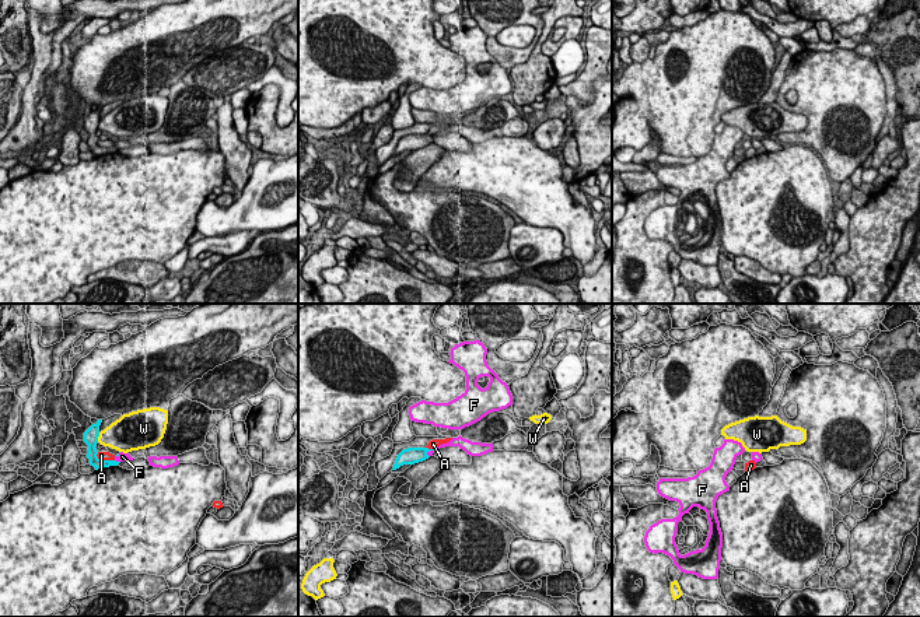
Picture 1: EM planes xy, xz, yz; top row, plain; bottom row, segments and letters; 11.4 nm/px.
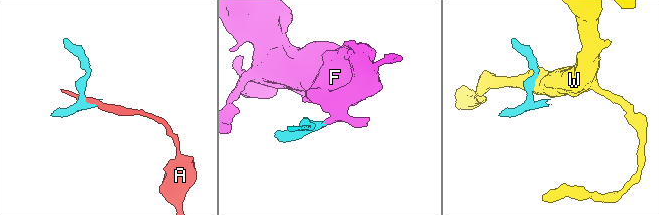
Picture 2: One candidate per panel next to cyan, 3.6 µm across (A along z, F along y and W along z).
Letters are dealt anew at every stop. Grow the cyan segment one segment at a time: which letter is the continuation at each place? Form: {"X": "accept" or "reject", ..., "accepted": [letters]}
{"A": "reject", "F": "accept", "W": "reject", "accepted": ["F"]}

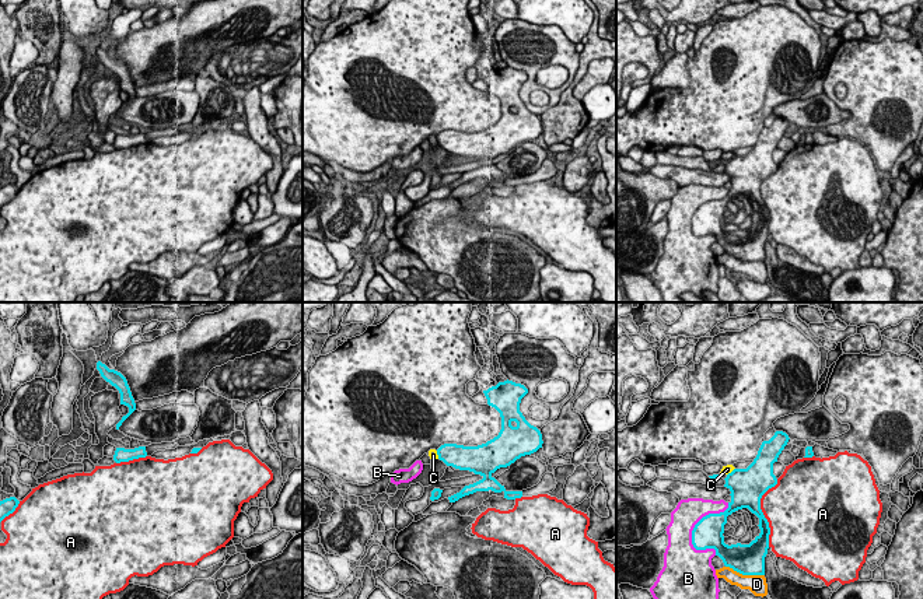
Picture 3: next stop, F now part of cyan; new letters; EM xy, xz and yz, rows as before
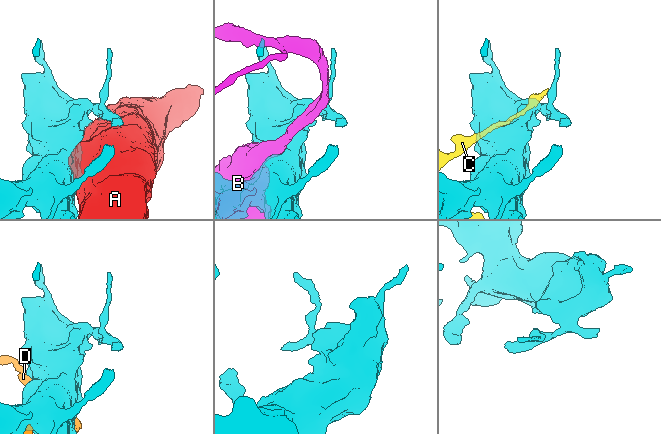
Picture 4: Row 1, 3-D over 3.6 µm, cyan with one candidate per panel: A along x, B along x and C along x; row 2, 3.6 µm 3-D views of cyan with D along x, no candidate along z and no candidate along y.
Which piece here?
{"A": "reject", "B": "reject", "C": "reject", "D": "reject", "accepted": []}

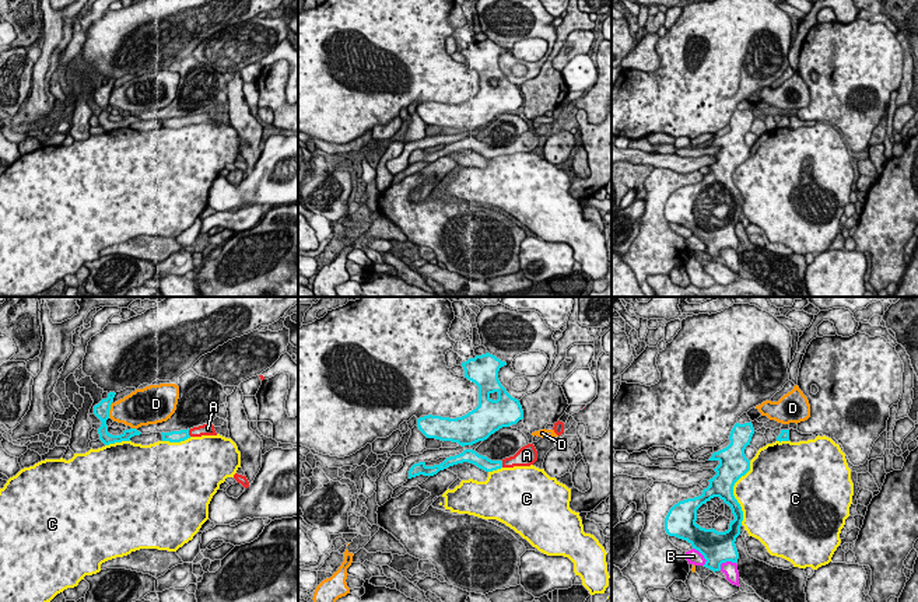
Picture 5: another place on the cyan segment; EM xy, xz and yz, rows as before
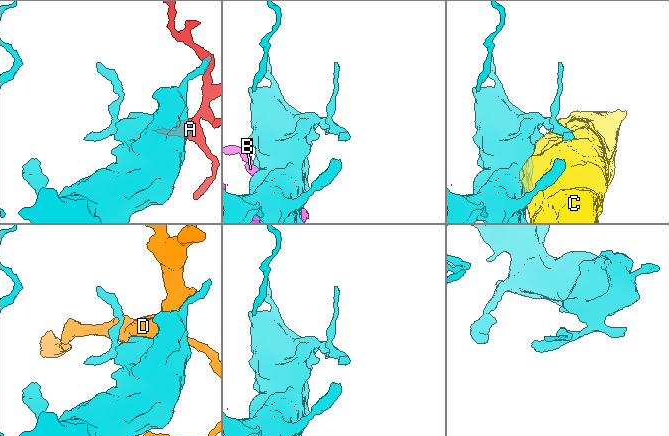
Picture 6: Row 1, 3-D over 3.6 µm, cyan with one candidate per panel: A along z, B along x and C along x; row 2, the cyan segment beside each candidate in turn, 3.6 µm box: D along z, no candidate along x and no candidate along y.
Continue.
{"A": "accept", "B": "reject", "C": "reject", "D": "reject", "accepted": ["A"]}

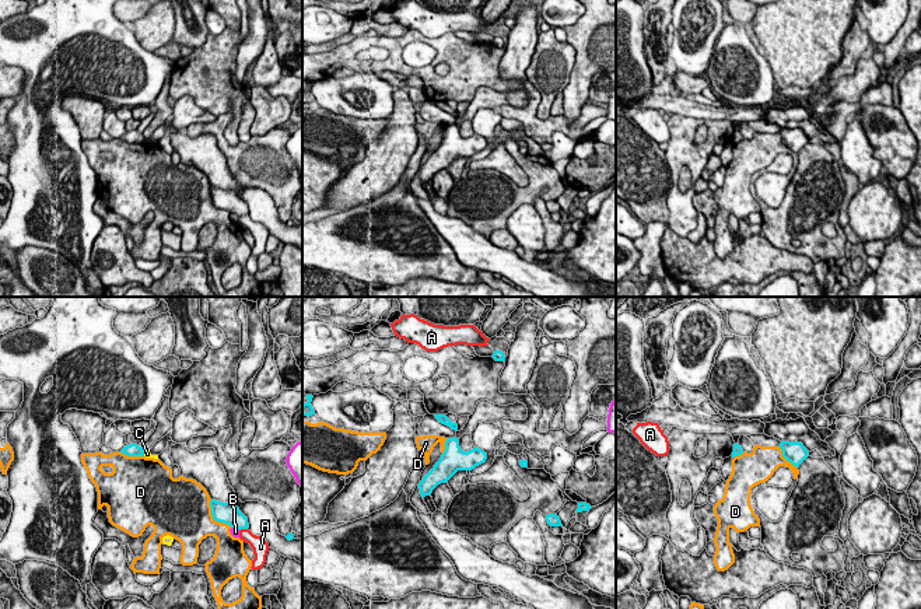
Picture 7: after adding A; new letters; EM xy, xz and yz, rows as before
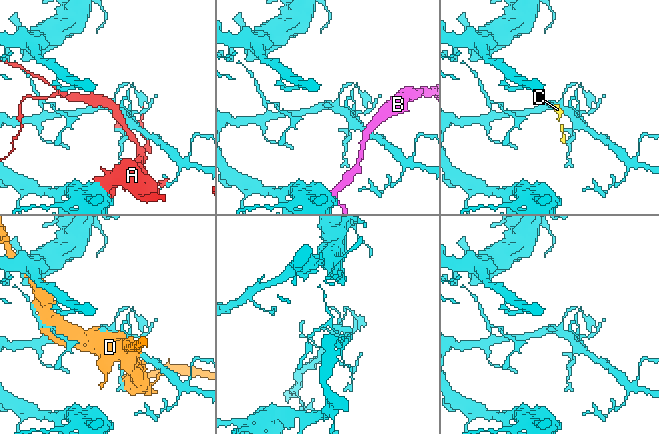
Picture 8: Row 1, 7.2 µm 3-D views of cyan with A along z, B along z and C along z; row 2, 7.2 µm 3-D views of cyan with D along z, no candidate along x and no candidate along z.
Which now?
{"A": "reject", "B": "reject", "C": "reject", "D": "reject", "accepted": []}

